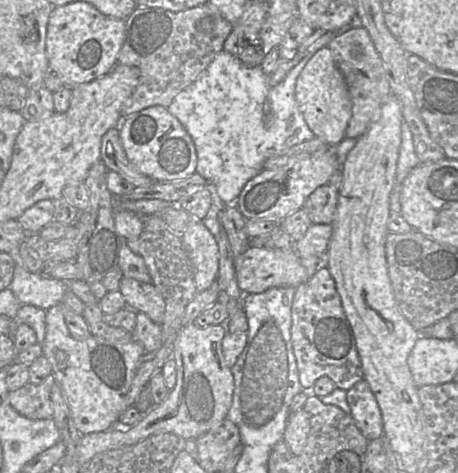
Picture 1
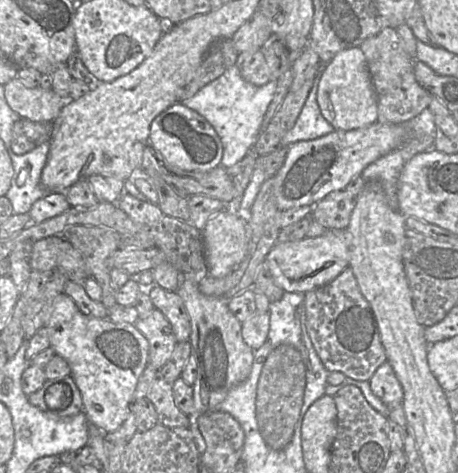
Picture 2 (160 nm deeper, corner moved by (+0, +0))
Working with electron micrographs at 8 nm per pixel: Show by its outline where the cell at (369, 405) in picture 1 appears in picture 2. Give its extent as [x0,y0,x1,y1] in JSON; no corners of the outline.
[369,361,403,411]

